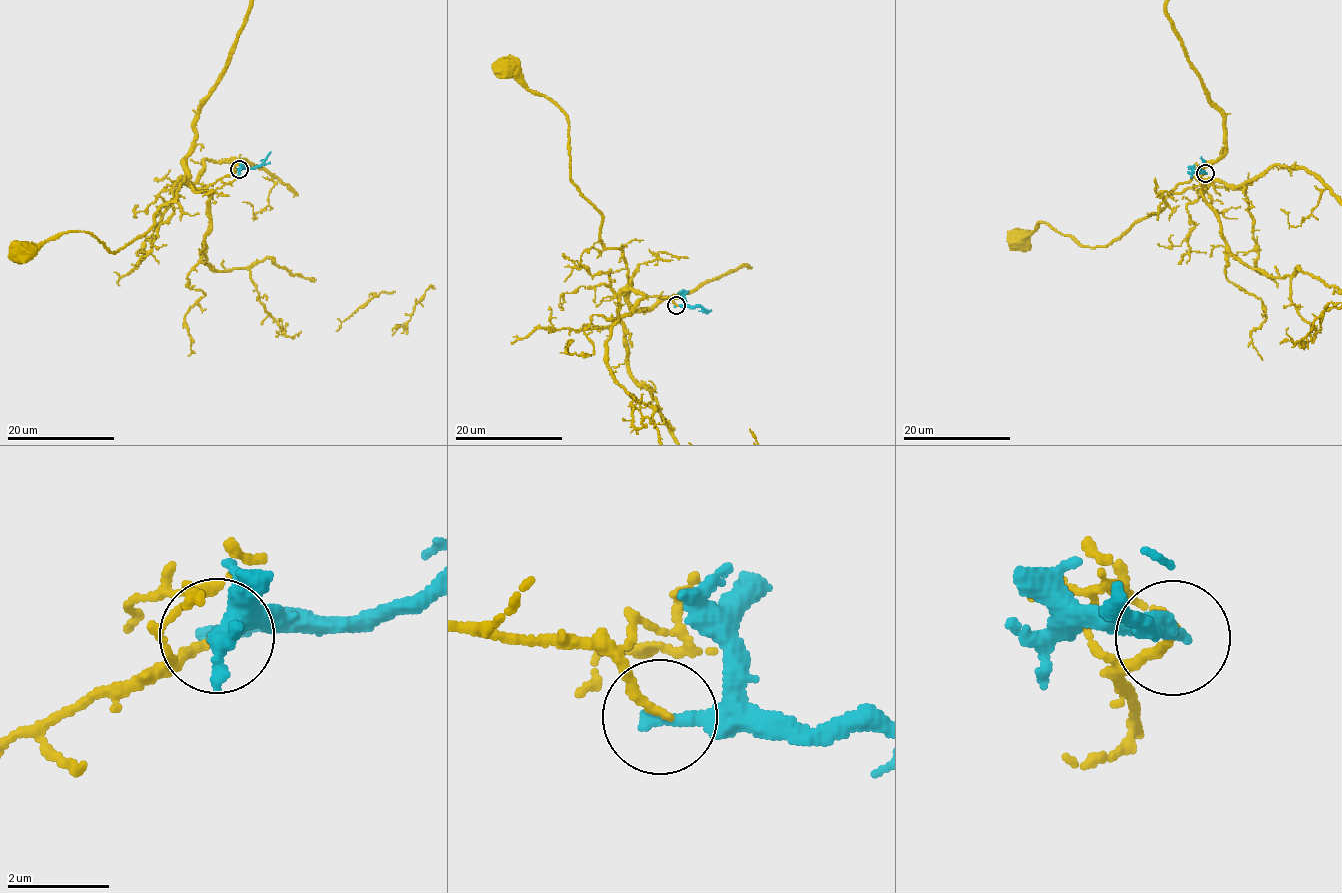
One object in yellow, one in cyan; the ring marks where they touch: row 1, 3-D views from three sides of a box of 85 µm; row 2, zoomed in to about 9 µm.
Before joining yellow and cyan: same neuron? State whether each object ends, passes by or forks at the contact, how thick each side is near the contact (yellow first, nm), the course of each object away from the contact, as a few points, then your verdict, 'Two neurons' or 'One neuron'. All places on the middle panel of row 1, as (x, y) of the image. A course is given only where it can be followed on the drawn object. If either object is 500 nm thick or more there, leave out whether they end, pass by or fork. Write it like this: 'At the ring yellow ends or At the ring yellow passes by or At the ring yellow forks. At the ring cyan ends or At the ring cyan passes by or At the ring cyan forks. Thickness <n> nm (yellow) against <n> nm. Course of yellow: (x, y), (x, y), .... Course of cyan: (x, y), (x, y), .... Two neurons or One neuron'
At the ring yellow ends. At the ring cyan ends. Thickness 190 nm (yellow) against 280 nm. Course of yellow: (677, 306), (627, 287), (621, 251), (600, 238), (601, 212), (569, 176), (562, 111), (506, 59), (507, 67). Course of cyan: (677, 306), (700, 306), (706, 311), (711, 311). Two neurons

